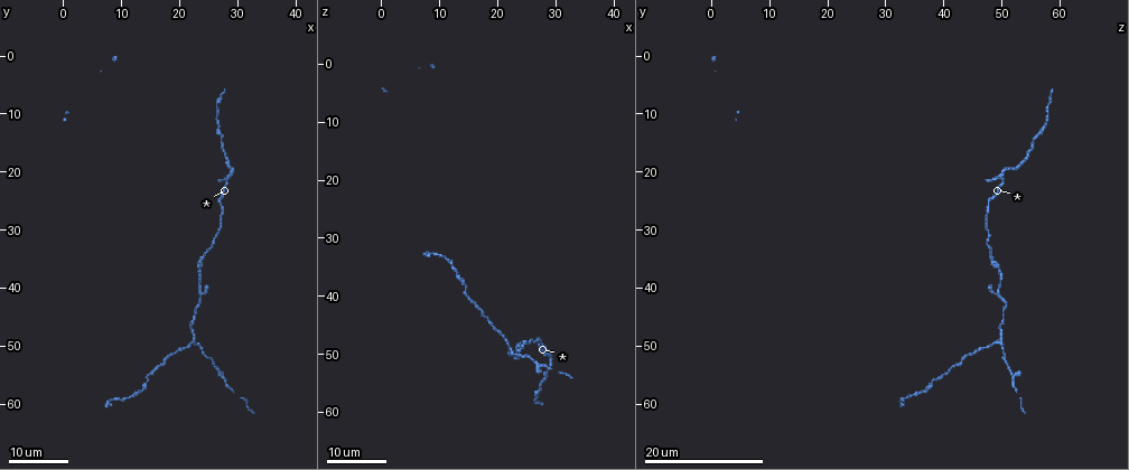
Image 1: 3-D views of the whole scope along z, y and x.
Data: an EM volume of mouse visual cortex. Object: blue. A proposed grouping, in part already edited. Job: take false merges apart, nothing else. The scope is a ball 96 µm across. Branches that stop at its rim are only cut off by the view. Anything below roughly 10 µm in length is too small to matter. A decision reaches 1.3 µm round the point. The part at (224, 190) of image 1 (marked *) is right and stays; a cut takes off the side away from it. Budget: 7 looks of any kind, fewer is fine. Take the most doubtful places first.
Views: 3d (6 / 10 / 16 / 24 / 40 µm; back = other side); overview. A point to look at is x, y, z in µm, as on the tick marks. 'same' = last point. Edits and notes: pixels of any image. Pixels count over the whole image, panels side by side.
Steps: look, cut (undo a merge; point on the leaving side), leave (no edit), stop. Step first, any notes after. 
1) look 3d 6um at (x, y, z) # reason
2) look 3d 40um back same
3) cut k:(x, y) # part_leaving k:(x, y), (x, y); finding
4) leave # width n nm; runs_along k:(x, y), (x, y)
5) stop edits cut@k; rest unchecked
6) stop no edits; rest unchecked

look 3d 16um at (22.5, 49.5, 49.5) # small branch off a trunk

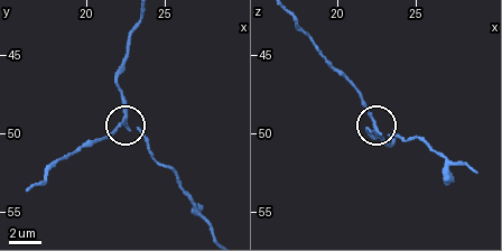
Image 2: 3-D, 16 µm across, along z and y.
look 3d 10um at (22.4, 49.4, 49.6)

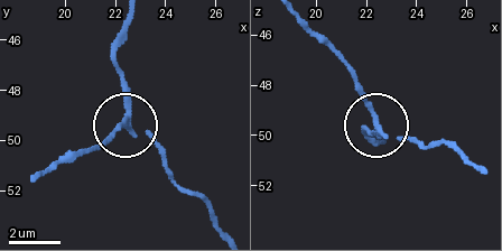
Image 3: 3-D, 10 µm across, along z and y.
leave # arms 3; runs_along 3:(382, 142), (363, 130), (378, 128), (419, 142); all the same neuron

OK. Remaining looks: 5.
look 3d 16um at (28.5, 21.0, 49.5) # two arms in line, one across

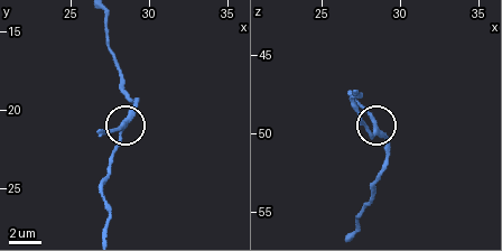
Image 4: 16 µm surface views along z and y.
look 3d 10um at (28.4, 20.8, 49.6) # closer look

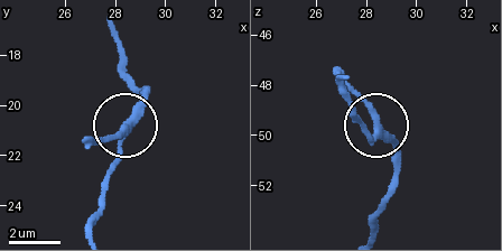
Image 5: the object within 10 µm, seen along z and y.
leave # runs_along 5:(110, 183), (124, 120), (146, 90); continuous, no second neuron

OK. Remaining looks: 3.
look 3d 16um at (27.0, 25.5, 47.5) # thin neck

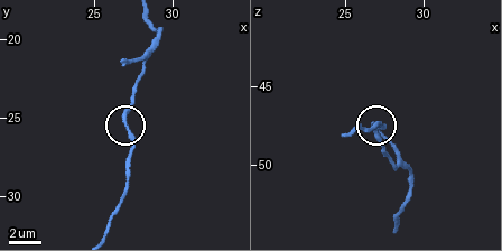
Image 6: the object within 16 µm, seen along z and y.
look 3d 6um same # closer look

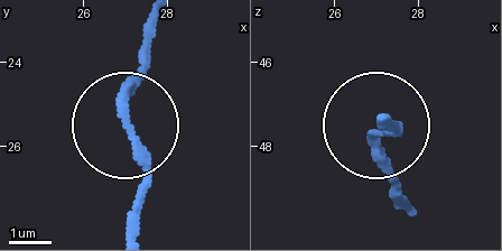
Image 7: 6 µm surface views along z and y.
leave # runs_along 7:(157, 31), (126, 113), (147, 188), (136, 231); continuous, no second neuron

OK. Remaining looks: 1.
stop no edits; rest unchecked

